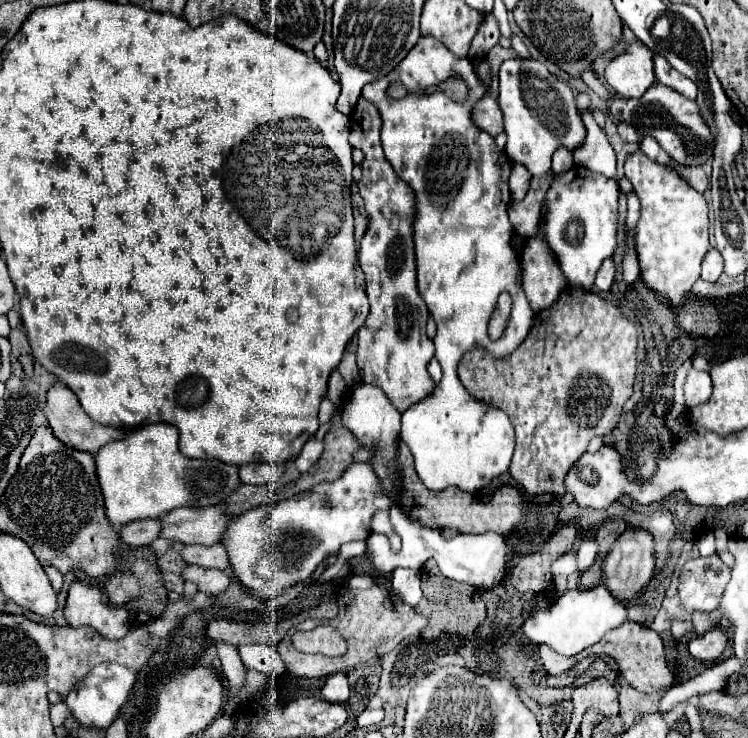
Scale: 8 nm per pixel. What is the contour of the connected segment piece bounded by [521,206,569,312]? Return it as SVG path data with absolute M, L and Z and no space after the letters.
M541 206L541 222L535 236L527 238L527 248L523 248L521 264L523 264L523 288L533 312L541 312L543 308L551 308L559 298L559 292L569 286L563 276L555 256L545 240L543 224L547 222L547 208Z

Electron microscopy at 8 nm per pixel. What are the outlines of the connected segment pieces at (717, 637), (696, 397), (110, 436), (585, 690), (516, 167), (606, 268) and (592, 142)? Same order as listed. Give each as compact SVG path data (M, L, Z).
M713 628L699 638L691 640L691 656L697 660L713 660L723 654L727 646L727 634L721 628Z
M691 368L685 380L685 402L689 408L703 404L711 396L711 376L707 370Z
M57 382L57 384L53 384L49 388L45 414L47 414L49 426L53 428L55 436L61 442L65 442L67 446L77 448L77 450L83 450L83 452L95 454L95 452L99 452L99 448L103 448L103 444L109 444L109 442L115 442L115 440L123 440L125 438L125 430L119 430L115 426L105 426L105 424L99 424L99 422L91 420L87 416L87 412L83 412L83 408L79 404L79 398L63 382Z
M595 678L591 682L585 682L581 686L573 688L571 694L571 712L572 716L583 718L587 708L599 708L605 716L607 714L617 714L619 712L619 704L617 704L617 690L615 686L605 680L605 678Z
M513 164L511 176L509 176L509 190L511 190L511 198L513 200L523 200L527 190L529 190L529 180L531 174L527 172L527 168L523 168L521 164Z
M607 258L599 272L597 272L597 280L595 280L595 288L597 290L609 290L611 284L613 284L613 276L615 276L615 266L613 266L613 260Z
M587 112L583 116L583 124L587 128L587 136L585 136L583 144L573 150L575 164L579 164L591 172L603 174L607 178L615 178L615 174L617 174L615 152L607 140L605 132L597 126L591 112Z

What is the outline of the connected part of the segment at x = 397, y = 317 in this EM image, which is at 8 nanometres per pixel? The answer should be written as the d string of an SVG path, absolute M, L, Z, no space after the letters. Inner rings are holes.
M361 96L351 112L349 142L365 156L359 192L369 214L369 228L361 240L359 264L365 274L371 312L357 332L357 366L363 382L381 388L391 404L399 412L405 412L409 406L423 400L435 386L427 374L427 364L433 358L435 348L425 334L429 310L417 288L415 244L411 232L411 220L415 220L415 196L411 196L411 188L407 188L407 184L395 176L391 164L387 164L381 150L379 130L381 116L377 108Z

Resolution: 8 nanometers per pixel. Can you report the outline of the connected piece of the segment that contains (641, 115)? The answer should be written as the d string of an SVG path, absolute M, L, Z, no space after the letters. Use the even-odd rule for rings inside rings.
M663 84L651 86L641 98L637 100L625 100L613 96L609 100L613 108L617 108L617 118L621 124L633 126L635 130L641 132L641 136L651 136L655 138L661 148L675 158L683 166L701 166L705 160L711 156L711 136L705 126L705 122L699 116L699 108L695 102L683 98L681 94L673 92L671 88Z

